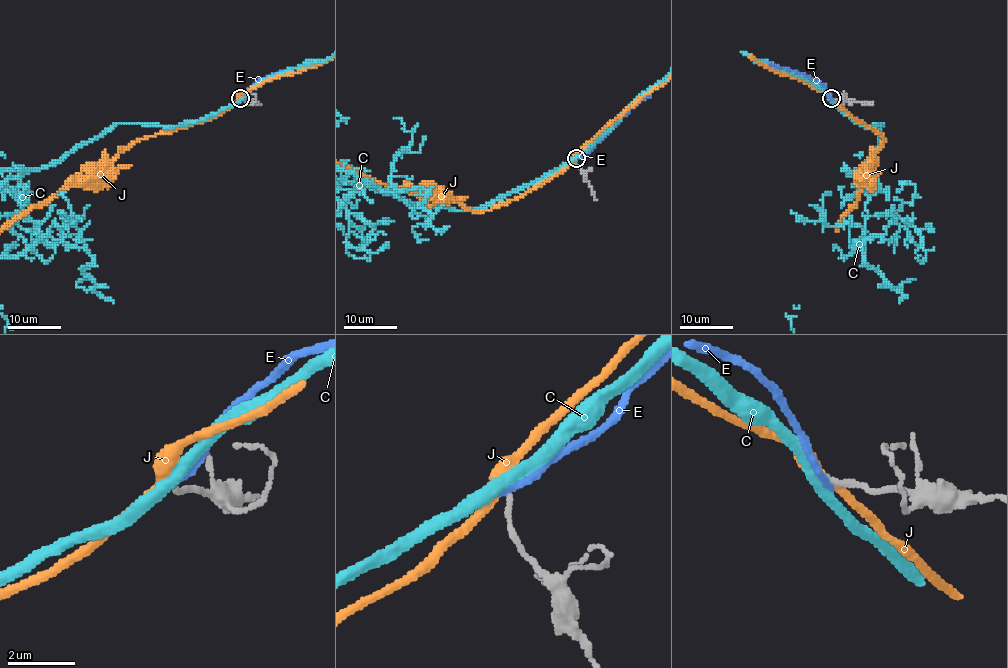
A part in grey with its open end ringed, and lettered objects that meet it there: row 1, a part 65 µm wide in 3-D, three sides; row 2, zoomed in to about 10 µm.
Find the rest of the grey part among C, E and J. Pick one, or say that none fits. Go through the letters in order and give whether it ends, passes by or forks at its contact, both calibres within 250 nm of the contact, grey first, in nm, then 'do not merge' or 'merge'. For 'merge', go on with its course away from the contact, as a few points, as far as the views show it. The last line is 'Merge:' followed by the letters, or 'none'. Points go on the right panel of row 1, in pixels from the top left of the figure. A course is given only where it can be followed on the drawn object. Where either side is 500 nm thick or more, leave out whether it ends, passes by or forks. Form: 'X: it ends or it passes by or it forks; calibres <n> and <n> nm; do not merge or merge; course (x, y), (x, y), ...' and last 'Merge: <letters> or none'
C: it passes by; calibres 160 and 360 nm; merge
E: it ends; calibres 170 and 240 nm; do not merge
J: it passes by; calibres 160 and 360 nm; do not merge
Merge: C

